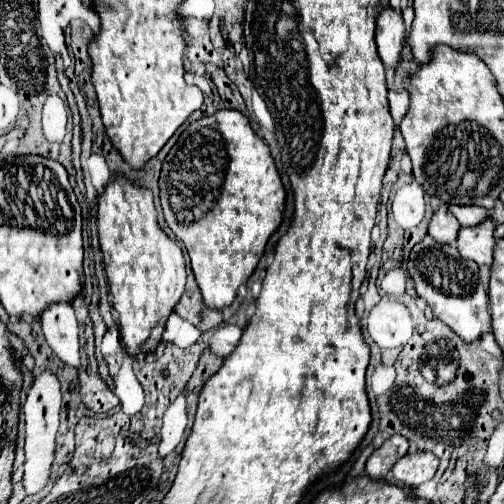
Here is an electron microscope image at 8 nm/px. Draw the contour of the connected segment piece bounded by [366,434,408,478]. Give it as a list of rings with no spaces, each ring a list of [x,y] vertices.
[[[394,434],[388,438],[380,448],[376,448],[368,462],[366,462],[366,474],[370,478],[384,478],[390,468],[408,452],[408,440],[400,434]]]

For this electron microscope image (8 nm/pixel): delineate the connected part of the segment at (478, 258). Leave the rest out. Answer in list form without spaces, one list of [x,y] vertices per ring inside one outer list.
[[[486,220],[474,228],[460,228],[458,234],[458,250],[464,258],[474,260],[478,266],[490,266],[492,264],[492,248],[496,244],[492,232],[496,224],[492,220]]]

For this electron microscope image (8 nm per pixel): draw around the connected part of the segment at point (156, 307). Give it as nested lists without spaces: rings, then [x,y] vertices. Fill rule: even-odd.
[[[122,176],[110,180],[106,190],[98,196],[98,232],[112,308],[118,312],[122,344],[134,358],[140,352],[156,352],[164,324],[184,294],[186,264],[182,248],[160,228],[152,192],[130,184]]]

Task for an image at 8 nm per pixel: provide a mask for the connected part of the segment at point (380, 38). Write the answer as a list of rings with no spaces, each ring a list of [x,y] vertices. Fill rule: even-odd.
[[[388,6],[386,10],[380,12],[376,20],[376,44],[384,66],[392,68],[398,66],[404,38],[406,38],[406,28],[402,14],[396,12],[392,6]]]

